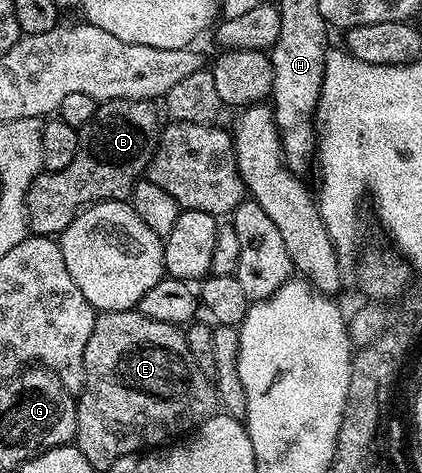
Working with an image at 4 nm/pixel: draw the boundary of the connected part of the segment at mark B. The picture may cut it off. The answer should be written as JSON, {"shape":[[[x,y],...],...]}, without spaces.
{"shape":[[[107,100],[102,102],[89,123],[79,128],[75,161],[67,169],[38,175],[25,198],[25,213],[34,235],[60,236],[73,218],[86,207],[104,199],[128,200],[137,180],[146,174],[157,147],[159,126],[154,104],[147,100]]]}

